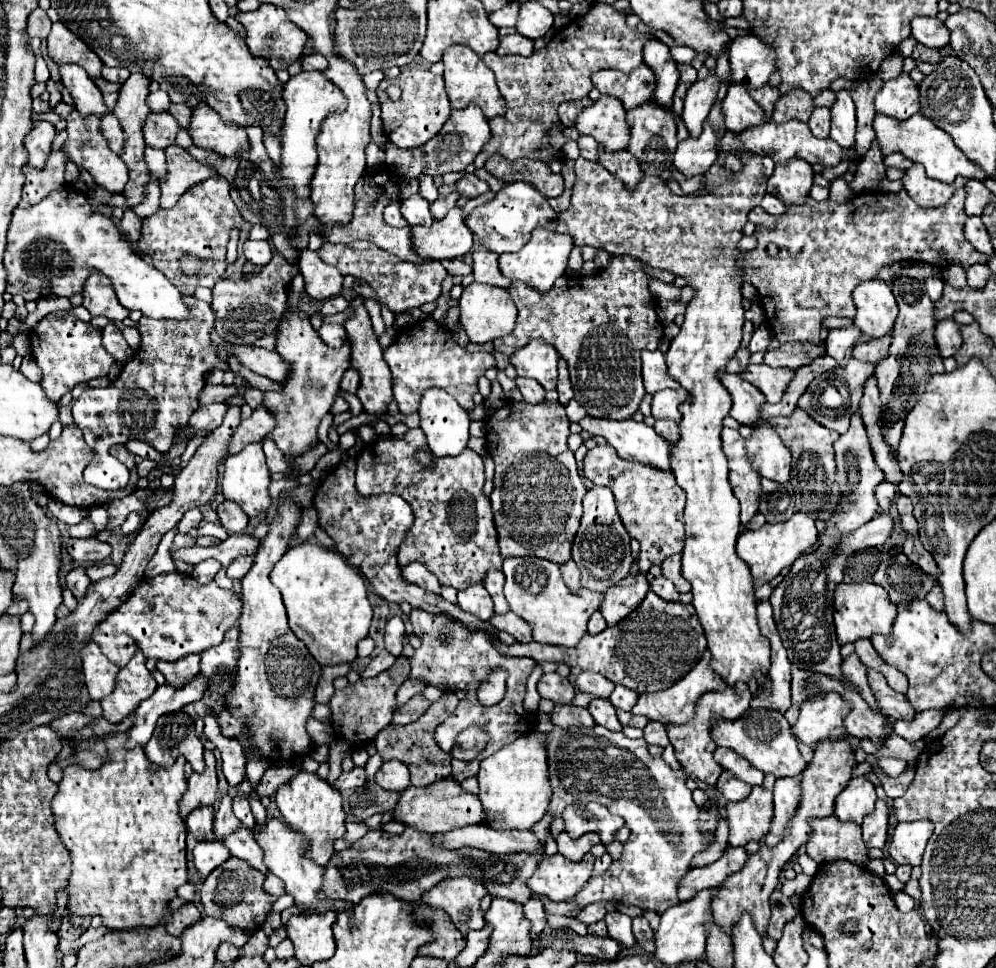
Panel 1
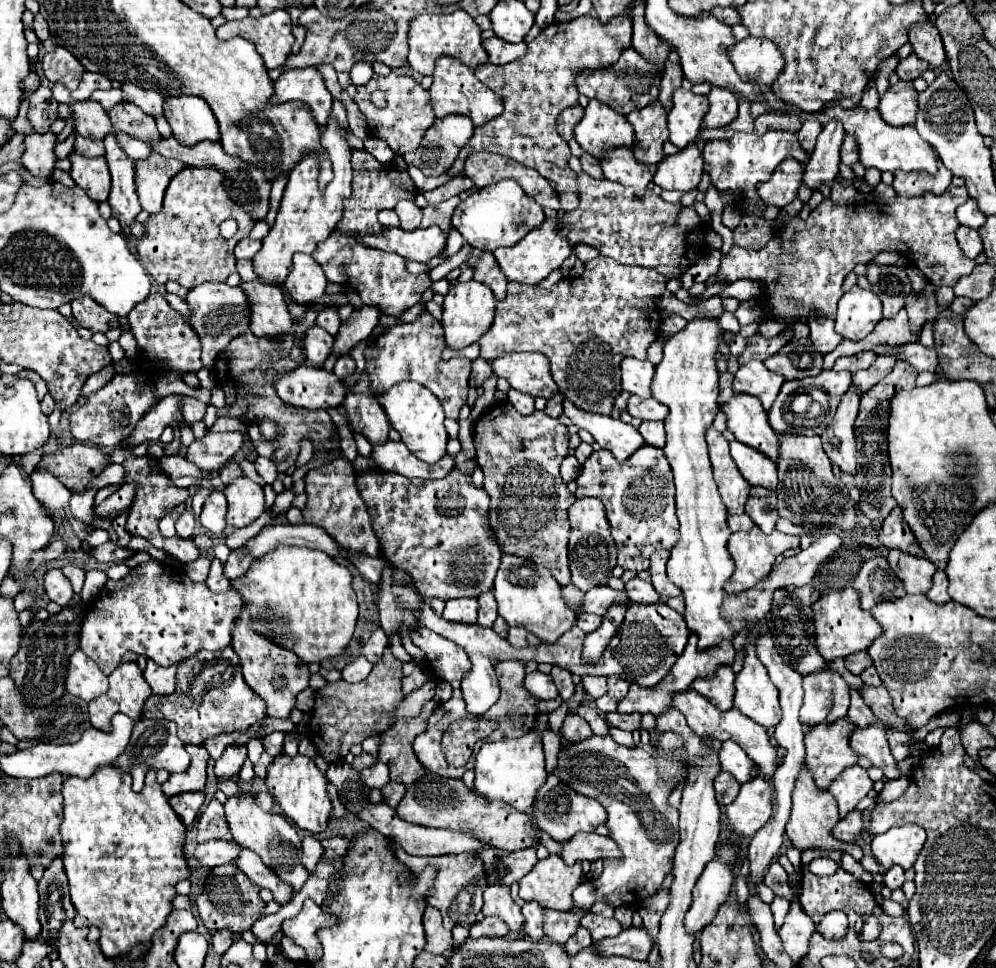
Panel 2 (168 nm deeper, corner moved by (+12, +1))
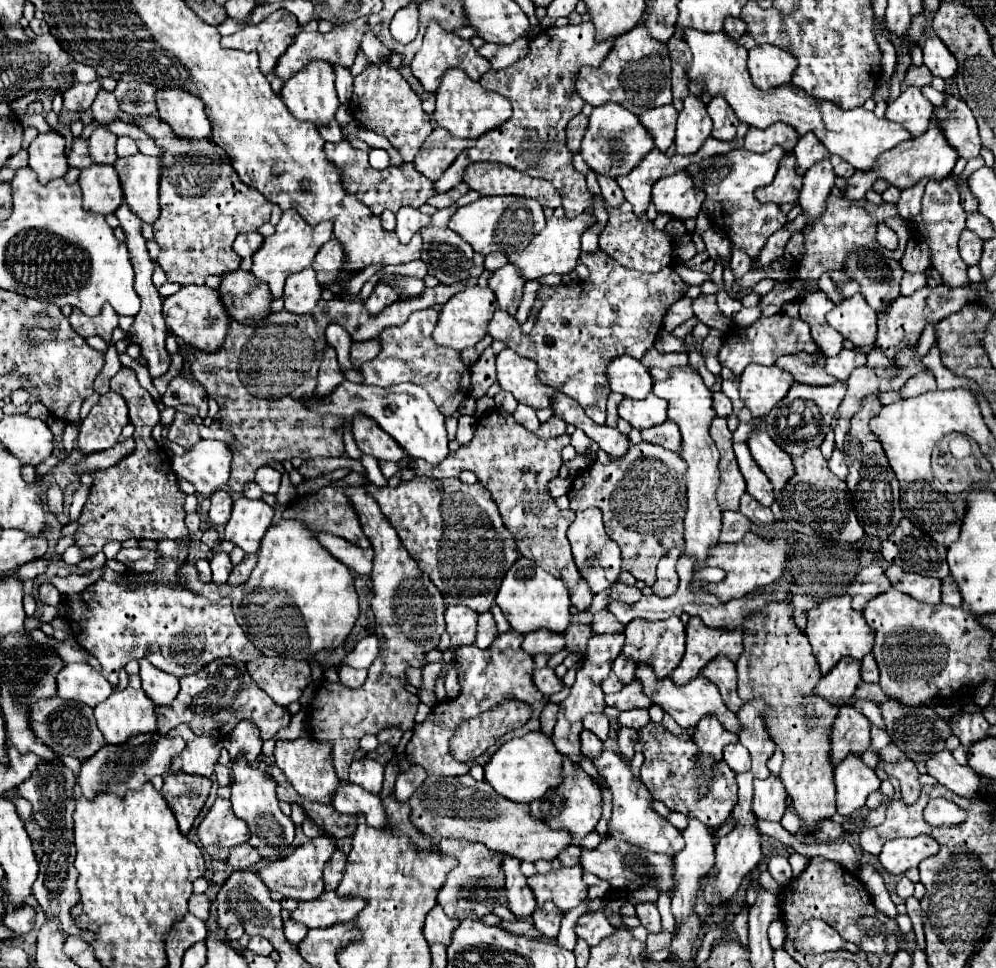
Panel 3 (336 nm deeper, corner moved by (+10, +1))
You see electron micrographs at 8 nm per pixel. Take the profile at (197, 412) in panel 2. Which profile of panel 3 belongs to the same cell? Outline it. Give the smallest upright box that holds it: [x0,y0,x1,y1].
[163,377,207,417]

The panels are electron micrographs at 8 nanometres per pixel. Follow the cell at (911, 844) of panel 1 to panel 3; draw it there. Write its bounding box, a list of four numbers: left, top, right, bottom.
[879,835,939,875]

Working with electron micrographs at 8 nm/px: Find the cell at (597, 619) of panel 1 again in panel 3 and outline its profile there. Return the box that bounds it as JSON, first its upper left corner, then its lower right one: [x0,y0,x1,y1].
[591,609,623,633]

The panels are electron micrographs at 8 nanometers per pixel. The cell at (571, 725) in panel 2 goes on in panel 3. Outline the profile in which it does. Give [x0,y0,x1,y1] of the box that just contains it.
[581,729,603,759]

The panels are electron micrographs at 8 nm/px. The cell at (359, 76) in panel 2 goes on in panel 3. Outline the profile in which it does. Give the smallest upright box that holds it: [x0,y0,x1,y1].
[361,33,389,65]

